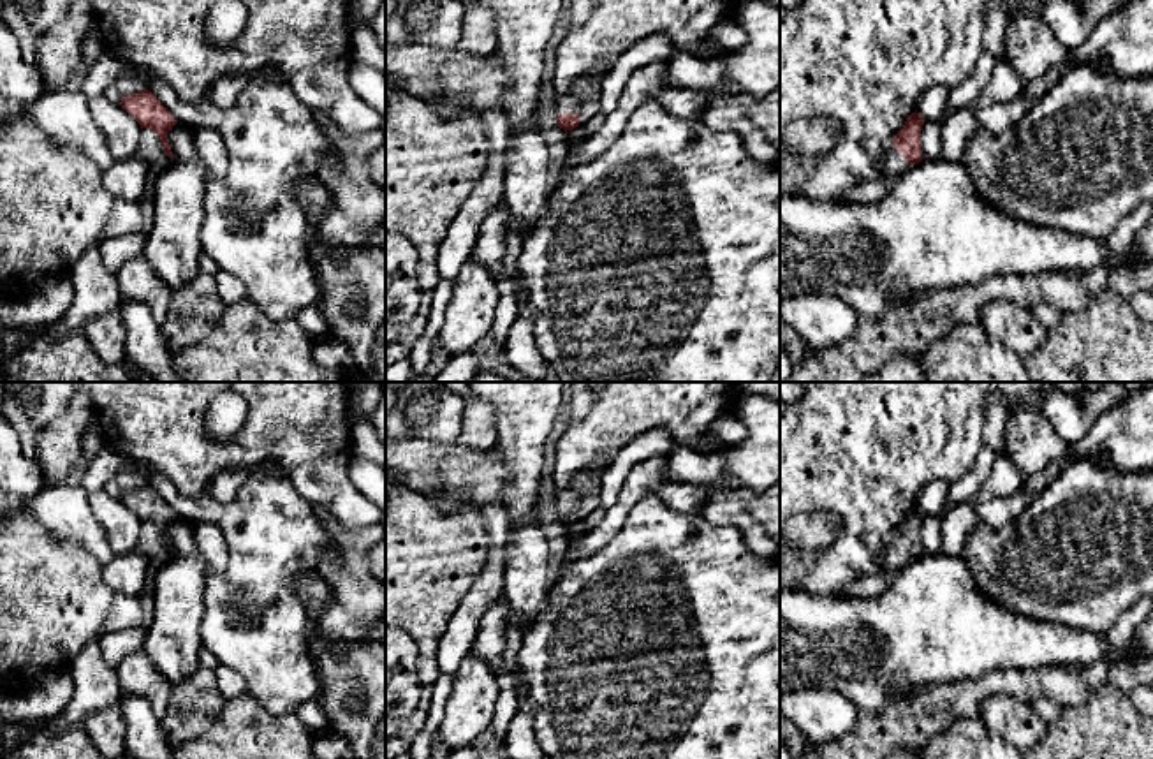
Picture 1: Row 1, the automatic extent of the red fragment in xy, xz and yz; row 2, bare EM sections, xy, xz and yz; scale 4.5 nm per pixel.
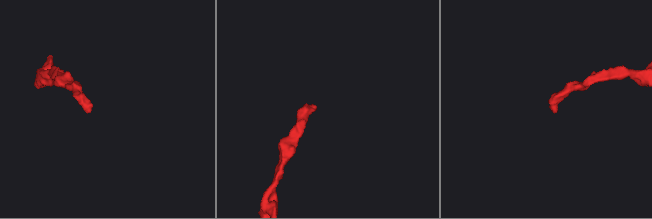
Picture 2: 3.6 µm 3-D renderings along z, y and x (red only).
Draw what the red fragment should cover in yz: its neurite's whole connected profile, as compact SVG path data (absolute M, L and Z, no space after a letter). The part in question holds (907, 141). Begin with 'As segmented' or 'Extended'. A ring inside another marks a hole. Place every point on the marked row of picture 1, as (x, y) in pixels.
As segmented. M915 111L907 118L905 125L898 130L898 134L892 139L892 146L901 153L901 157L910 166L915 166L922 160L922 151L921 151L922 125L924 125L924 120Z

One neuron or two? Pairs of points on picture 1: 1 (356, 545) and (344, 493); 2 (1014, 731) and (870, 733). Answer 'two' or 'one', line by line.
1: two
2: two

